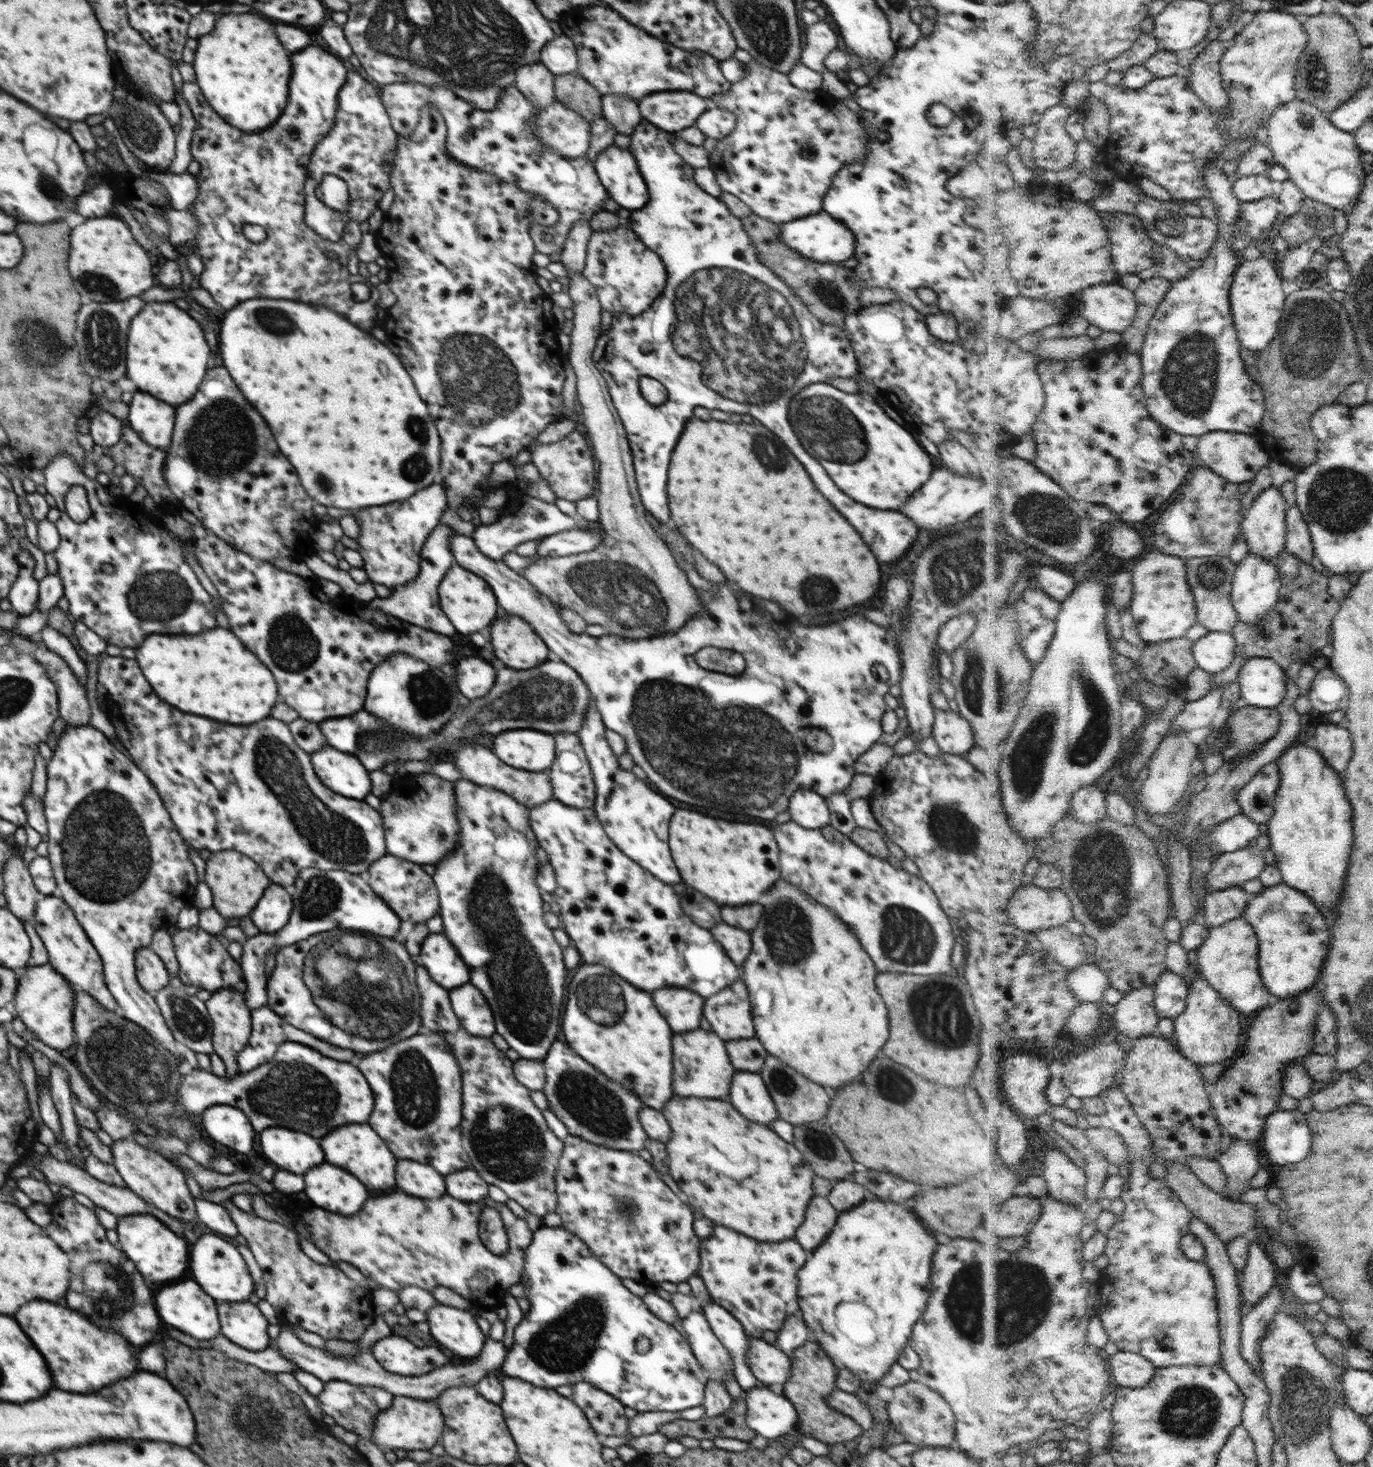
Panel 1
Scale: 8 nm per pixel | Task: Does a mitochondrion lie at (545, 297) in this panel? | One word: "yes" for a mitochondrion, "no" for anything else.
no

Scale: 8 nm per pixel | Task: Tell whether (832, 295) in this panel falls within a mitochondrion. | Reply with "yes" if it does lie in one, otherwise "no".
yes

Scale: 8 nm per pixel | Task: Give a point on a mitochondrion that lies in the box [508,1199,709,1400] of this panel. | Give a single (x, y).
(565, 1345)

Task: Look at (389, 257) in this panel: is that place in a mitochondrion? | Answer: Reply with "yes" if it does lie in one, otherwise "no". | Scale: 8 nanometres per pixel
no

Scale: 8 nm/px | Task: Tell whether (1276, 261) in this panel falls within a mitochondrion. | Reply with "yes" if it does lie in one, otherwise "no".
no

